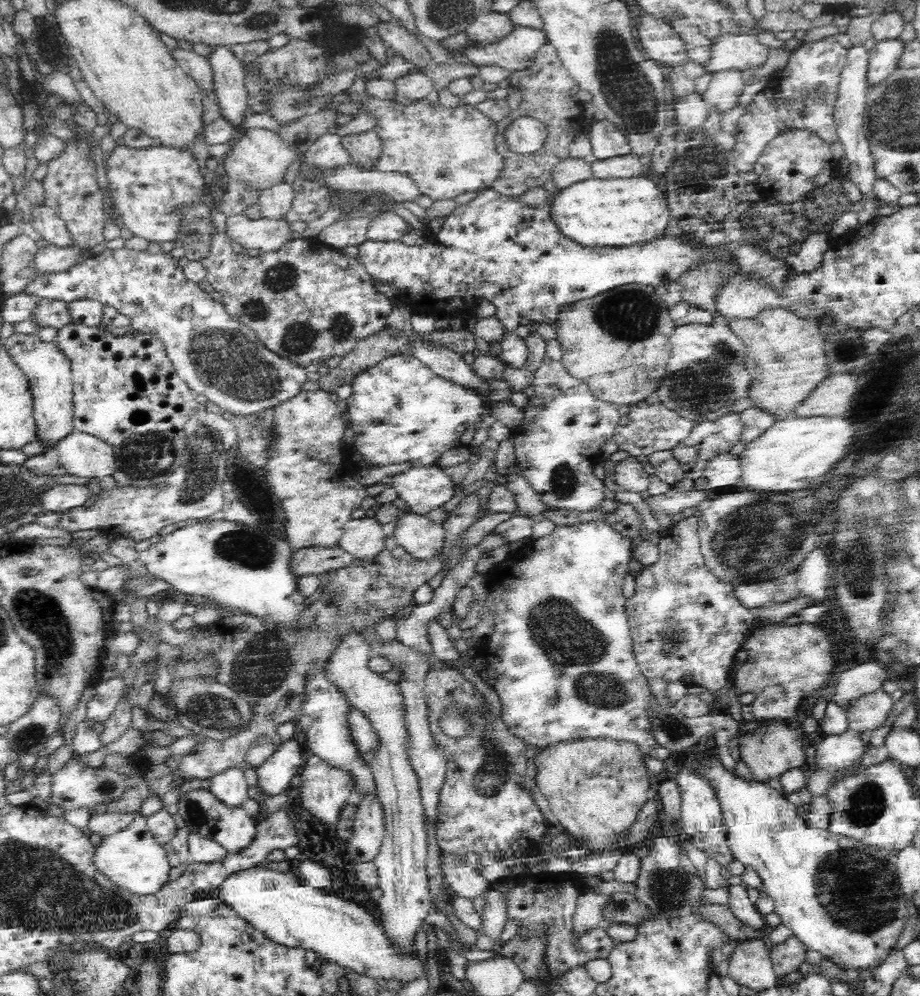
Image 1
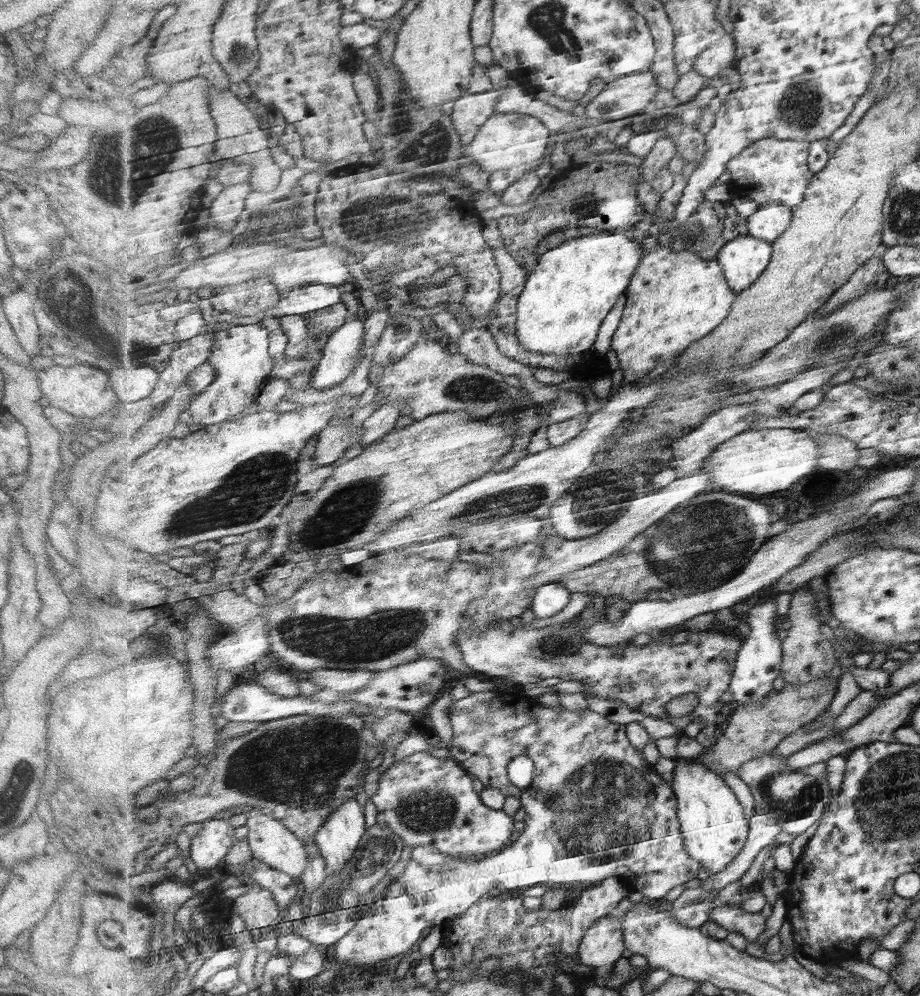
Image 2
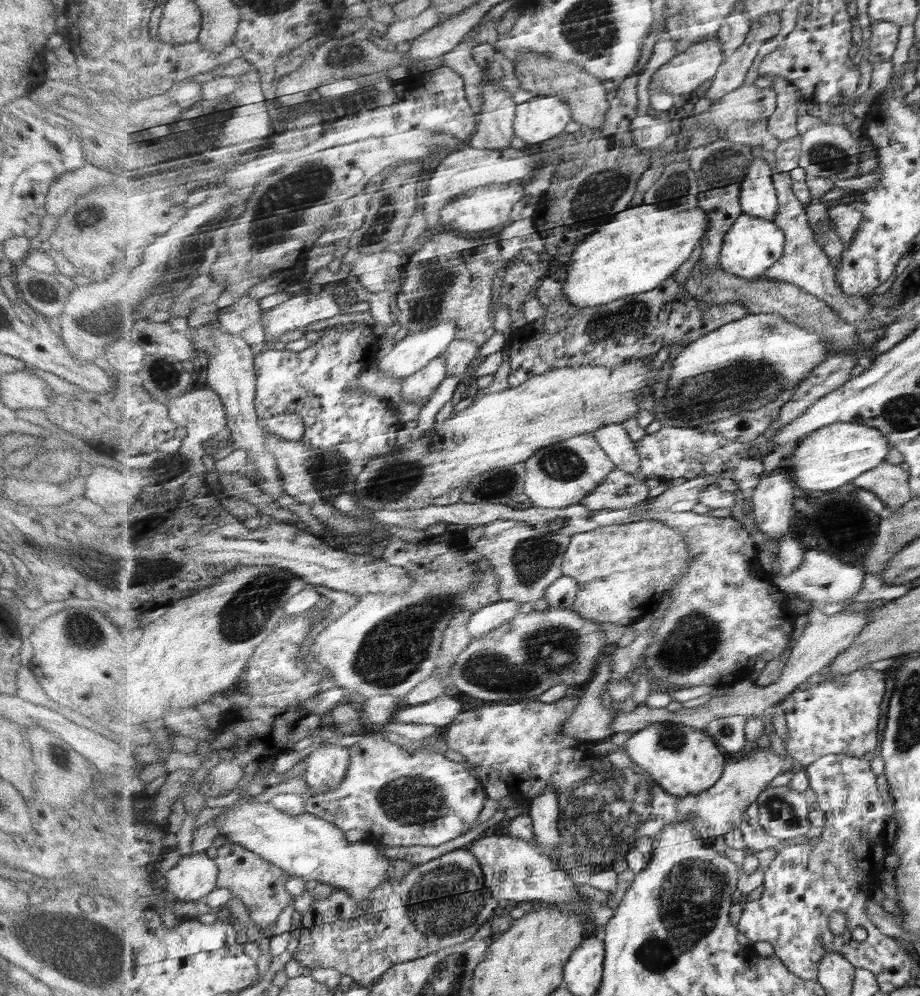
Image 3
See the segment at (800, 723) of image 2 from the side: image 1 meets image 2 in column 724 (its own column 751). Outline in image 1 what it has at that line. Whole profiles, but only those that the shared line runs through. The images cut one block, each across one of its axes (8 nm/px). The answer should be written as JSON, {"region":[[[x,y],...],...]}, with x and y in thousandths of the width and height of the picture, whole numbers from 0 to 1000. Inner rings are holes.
{"region":[[[846,724],[811,727],[810,737],[801,743],[807,764],[813,769],[820,784],[834,786],[847,783],[859,773],[870,772],[876,765],[876,742],[862,728]]]}

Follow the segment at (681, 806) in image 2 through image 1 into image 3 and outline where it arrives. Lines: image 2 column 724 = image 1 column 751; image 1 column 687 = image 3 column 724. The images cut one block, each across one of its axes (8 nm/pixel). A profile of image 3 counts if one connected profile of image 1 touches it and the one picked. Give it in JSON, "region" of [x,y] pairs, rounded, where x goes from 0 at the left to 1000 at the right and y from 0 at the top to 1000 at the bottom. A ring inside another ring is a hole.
{"region":[[[729,724],[689,735],[678,747],[683,759],[724,795],[738,801],[767,795],[786,780],[791,757],[767,734]]]}

